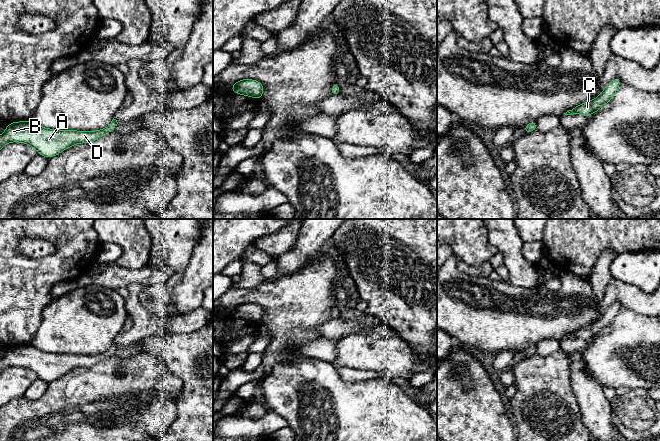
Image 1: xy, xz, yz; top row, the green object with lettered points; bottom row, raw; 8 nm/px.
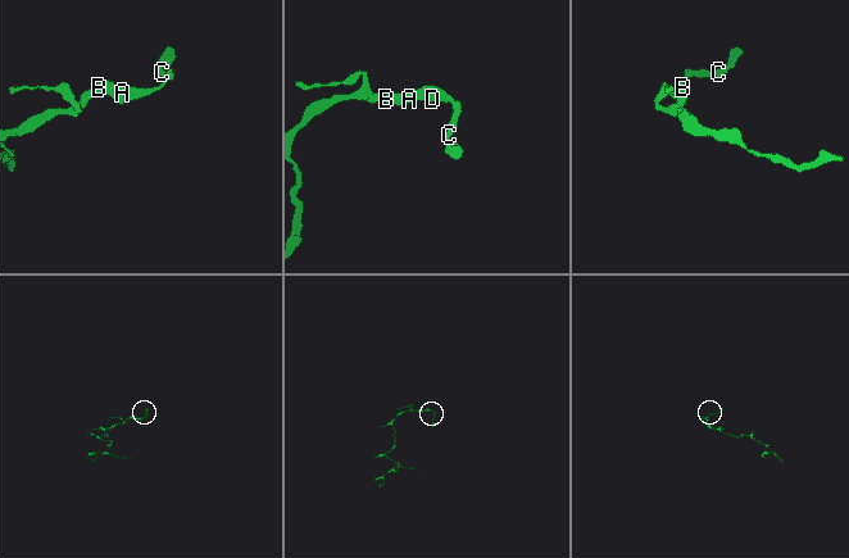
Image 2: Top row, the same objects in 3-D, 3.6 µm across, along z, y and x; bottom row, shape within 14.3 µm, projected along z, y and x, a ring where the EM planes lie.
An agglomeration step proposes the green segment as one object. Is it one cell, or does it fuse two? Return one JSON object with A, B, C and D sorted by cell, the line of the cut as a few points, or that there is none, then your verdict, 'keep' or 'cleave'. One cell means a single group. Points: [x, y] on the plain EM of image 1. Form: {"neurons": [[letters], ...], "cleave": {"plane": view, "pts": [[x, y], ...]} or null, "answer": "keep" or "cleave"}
{"neurons": [["A", "B", "C", "D"]], "cleave": null, "answer": "keep"}

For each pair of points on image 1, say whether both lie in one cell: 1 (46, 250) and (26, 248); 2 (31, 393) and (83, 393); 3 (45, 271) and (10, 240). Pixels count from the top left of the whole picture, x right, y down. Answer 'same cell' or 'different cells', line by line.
1: same cell
2: different cells
3: same cell

